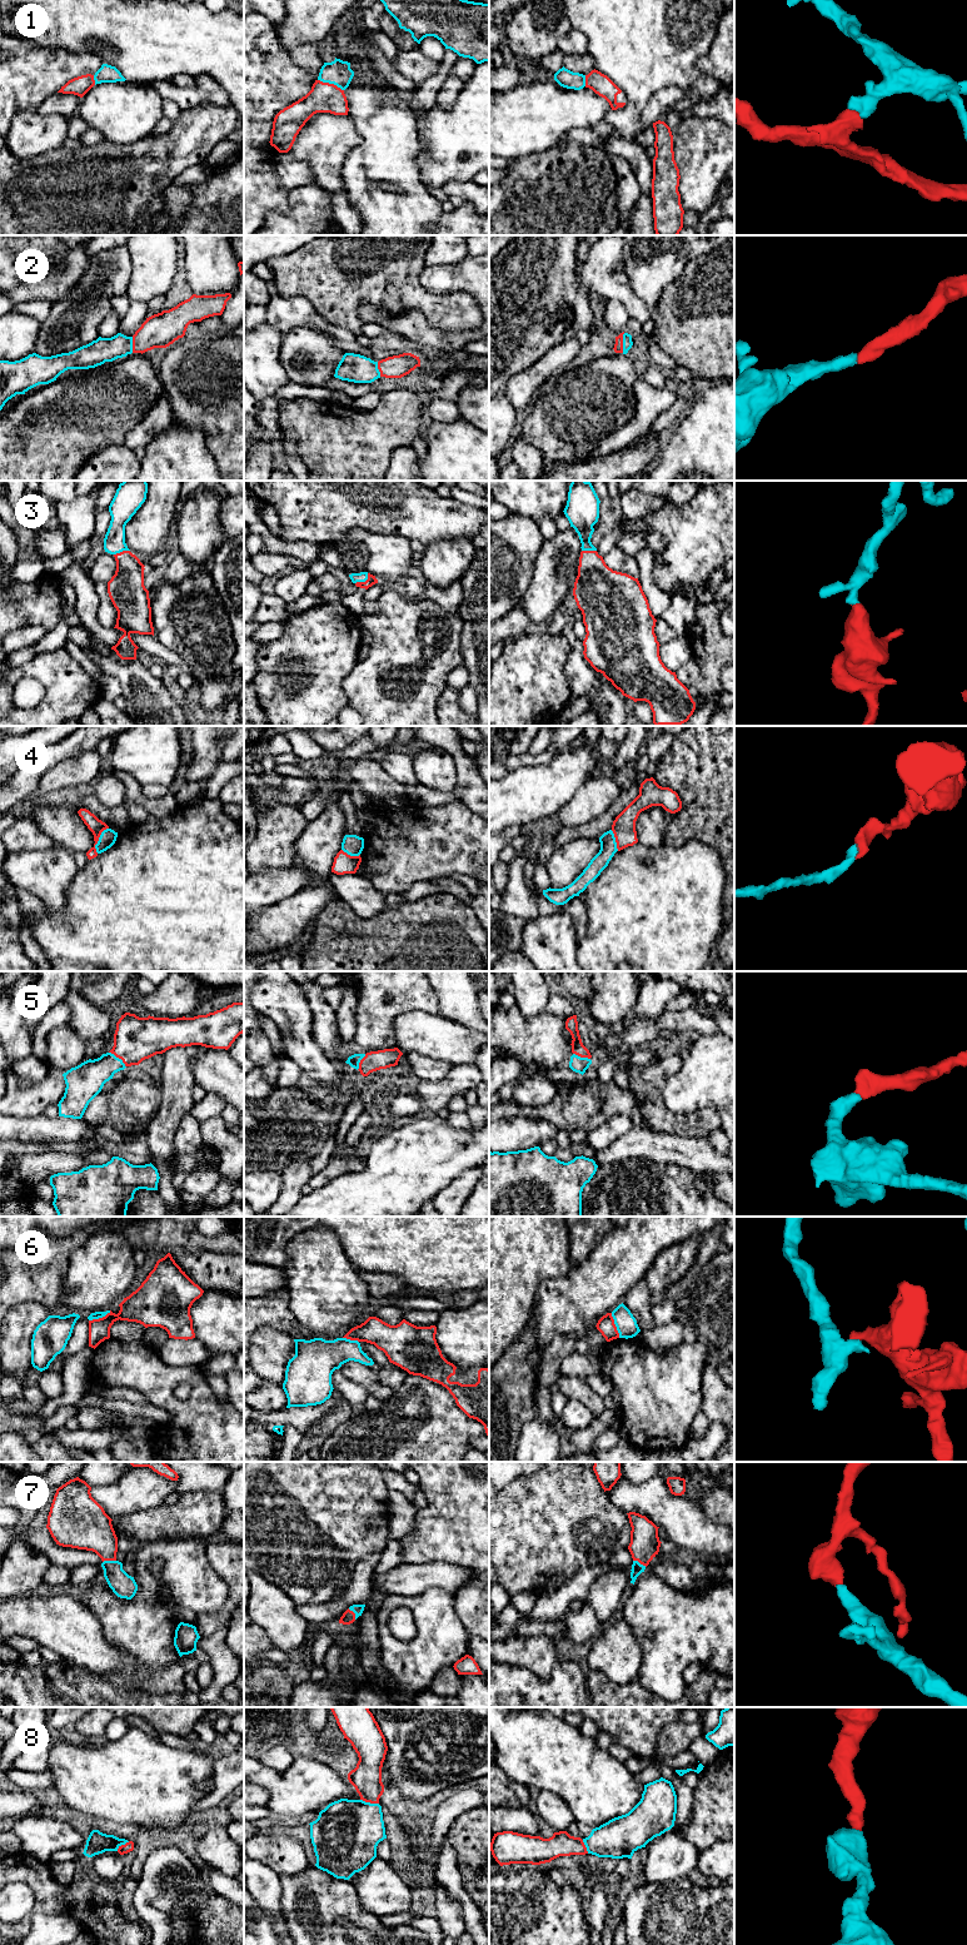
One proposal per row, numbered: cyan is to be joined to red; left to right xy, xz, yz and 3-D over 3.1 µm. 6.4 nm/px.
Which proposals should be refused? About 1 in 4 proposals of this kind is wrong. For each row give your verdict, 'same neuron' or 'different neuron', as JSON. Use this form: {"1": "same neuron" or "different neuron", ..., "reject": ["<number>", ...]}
{"1": "same neuron", "2": "same neuron", "3": "same neuron", "4": "different neuron", "5": "same neuron", "6": "different neuron", "7": "same neuron", "8": "same neuron", "reject": ["4", "6"]}

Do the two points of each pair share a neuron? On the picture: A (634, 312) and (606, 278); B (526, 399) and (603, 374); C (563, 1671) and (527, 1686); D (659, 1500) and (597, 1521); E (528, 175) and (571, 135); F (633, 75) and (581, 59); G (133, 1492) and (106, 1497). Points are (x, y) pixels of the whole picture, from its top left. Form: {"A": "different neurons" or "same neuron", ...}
{"A": "same neuron", "B": "different neurons", "C": "same neuron", "D": "different neurons", "E": "different neurons", "F": "different neurons", "G": "same neuron"}

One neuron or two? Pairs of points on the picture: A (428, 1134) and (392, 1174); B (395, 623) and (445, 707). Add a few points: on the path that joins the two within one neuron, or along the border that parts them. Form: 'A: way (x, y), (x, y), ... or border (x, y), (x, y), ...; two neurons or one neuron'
A: way (422, 1144), (402, 1164); one neuron
B: border (447, 686), (439, 696), (434, 712); two neurons

